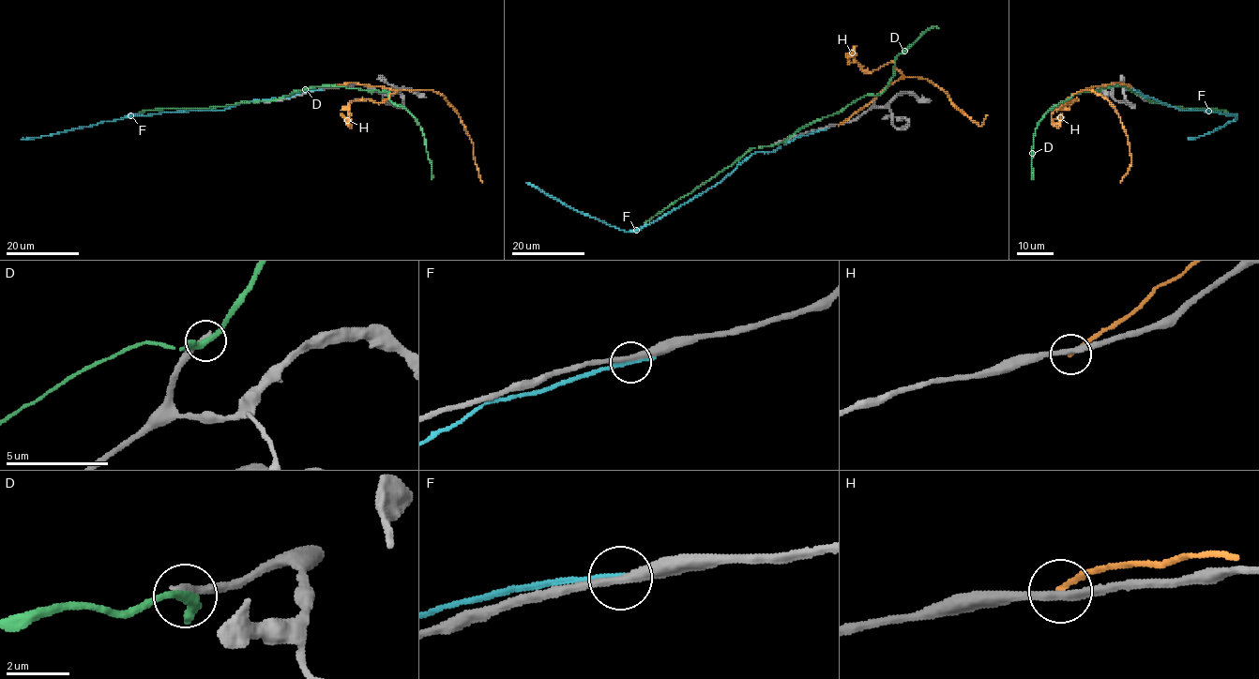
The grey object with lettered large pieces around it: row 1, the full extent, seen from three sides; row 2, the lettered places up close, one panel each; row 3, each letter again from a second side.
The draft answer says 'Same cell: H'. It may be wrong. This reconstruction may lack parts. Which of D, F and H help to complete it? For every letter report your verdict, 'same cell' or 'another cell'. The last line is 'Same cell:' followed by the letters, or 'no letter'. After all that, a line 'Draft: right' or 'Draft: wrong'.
D: another cell
F: another cell
H: another cell
Same cell: no letter
Draft: wrong

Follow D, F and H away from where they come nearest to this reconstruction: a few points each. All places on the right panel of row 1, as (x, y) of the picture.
D: (1099, 89), (1124, 85), (1154, 102), (1228, 112)
F: (1134, 89), (1179, 110), (1207, 111), (1236, 117), (1218, 128), (1188, 139)
H: (1130, 86), (1114, 83), (1082, 89), (1095, 91), (1104, 98), (1115, 109), (1124, 127), (1131, 163), (1120, 182)

